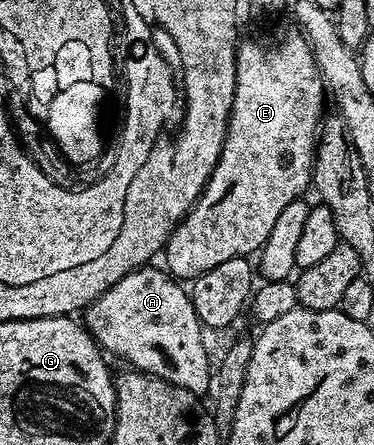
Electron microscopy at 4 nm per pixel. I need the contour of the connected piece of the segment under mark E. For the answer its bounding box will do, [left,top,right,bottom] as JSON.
[163,32,327,279]

